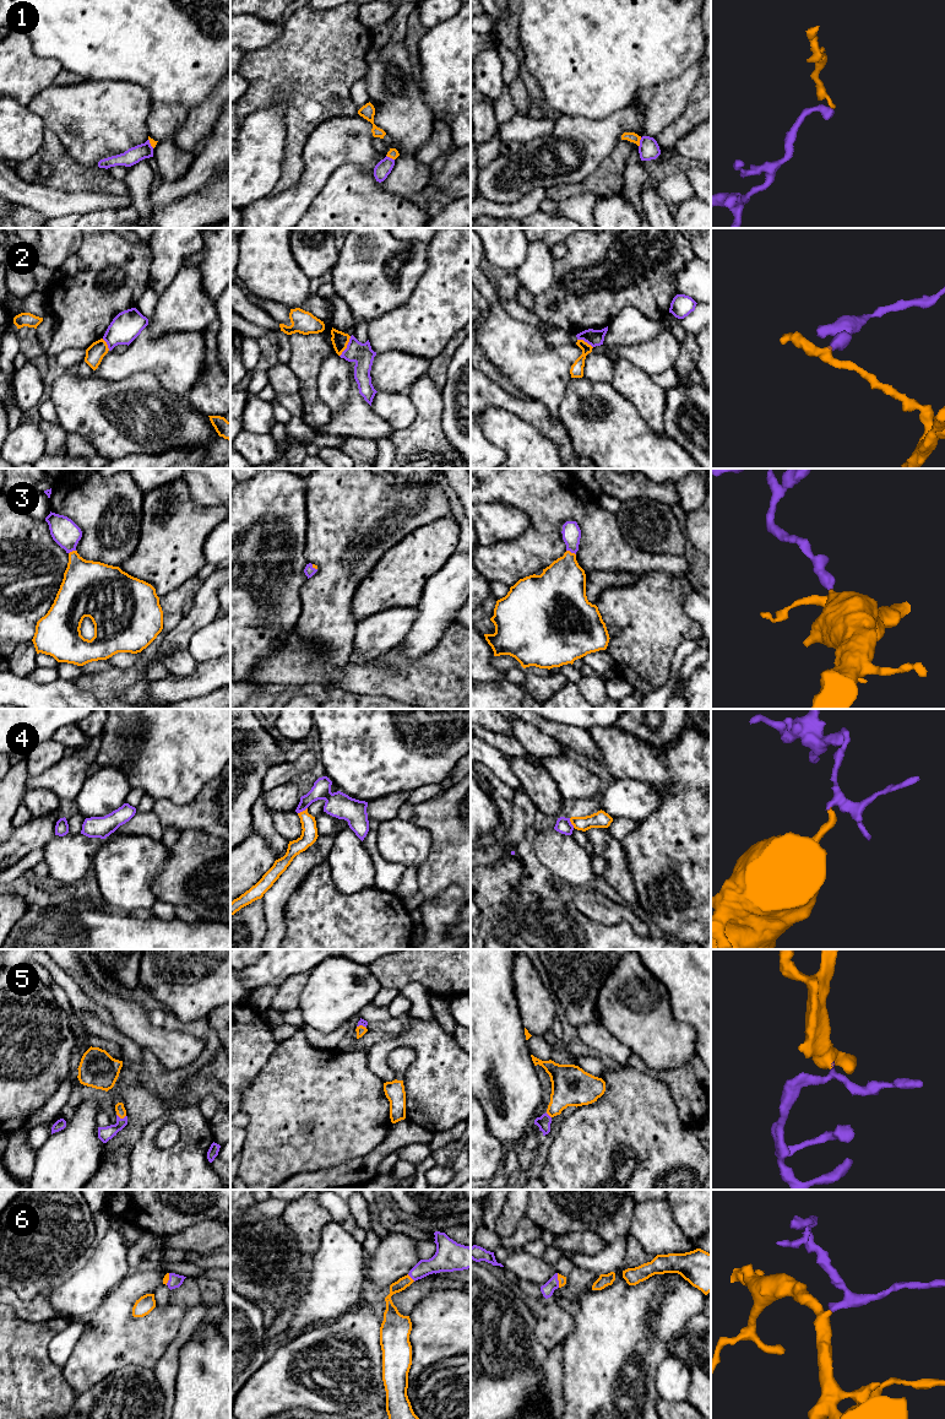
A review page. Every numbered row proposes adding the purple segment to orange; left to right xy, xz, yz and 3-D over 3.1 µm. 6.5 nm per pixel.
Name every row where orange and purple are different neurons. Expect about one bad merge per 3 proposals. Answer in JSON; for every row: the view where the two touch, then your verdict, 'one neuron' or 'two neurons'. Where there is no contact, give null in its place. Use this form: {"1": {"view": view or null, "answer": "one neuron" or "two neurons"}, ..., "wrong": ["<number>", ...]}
{"1": {"view": "yz", "answer": "two neurons"}, "2": {"view": "xz", "answer": "two neurons"}, "3": {"view": "yz", "answer": "one neuron"}, "4": {"view": "xz", "answer": "one neuron"}, "5": {"view": "xy", "answer": "one neuron"}, "6": {"view": "xz", "answer": "one neuron"}, "wrong": ["1", "2"]}

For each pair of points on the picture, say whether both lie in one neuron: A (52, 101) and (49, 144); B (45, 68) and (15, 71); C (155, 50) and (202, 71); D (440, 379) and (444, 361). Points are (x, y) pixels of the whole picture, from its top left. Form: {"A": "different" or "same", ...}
{"A": "different", "B": "same", "C": "same", "D": "same"}

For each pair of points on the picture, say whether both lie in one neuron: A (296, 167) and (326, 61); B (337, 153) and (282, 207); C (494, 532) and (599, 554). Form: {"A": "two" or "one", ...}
{"A": "one", "B": "one", "C": "two"}

